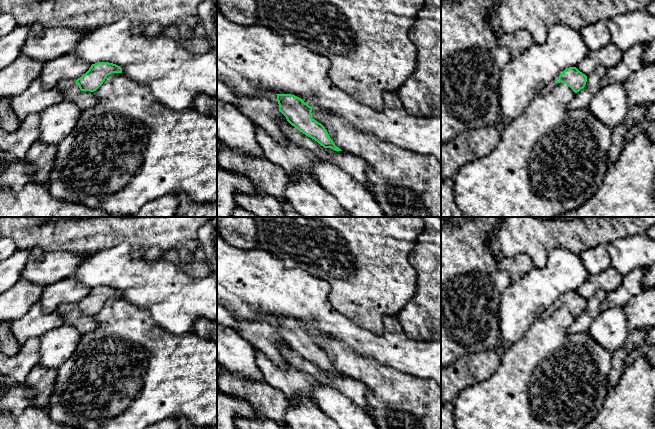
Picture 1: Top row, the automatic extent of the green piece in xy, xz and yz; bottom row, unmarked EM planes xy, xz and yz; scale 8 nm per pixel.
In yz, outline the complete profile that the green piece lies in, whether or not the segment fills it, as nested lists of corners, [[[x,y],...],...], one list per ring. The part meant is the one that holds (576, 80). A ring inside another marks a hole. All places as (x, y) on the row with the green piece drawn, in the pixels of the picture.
[[[576,67],[566,68],[556,79],[555,83],[566,83],[575,93],[583,89],[587,82],[587,76]]]

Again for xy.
[[[109,62],[92,64],[89,70],[76,80],[81,91],[96,91],[111,73],[122,73],[122,68]]]

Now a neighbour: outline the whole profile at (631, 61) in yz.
[[[637,44],[626,50],[621,60],[607,69],[600,82],[601,88],[613,83],[624,83],[632,74],[642,69],[645,66],[642,57],[647,47],[645,44]]]

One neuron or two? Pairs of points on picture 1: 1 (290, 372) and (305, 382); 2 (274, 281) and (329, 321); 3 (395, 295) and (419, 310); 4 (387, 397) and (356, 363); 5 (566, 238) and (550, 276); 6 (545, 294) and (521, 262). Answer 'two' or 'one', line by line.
1: one
2: one
3: two
4: one
5: two
6: two

